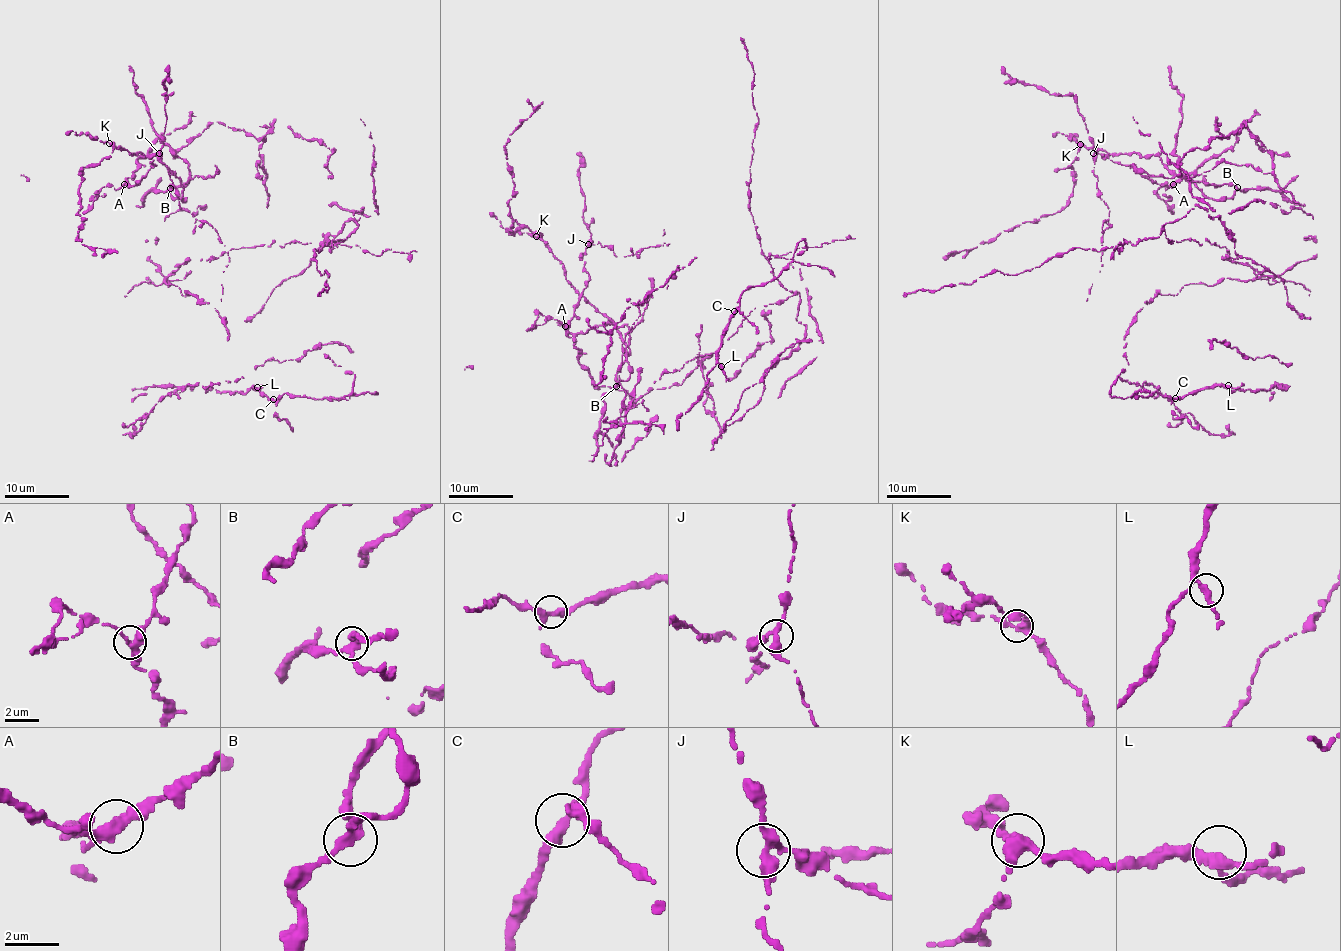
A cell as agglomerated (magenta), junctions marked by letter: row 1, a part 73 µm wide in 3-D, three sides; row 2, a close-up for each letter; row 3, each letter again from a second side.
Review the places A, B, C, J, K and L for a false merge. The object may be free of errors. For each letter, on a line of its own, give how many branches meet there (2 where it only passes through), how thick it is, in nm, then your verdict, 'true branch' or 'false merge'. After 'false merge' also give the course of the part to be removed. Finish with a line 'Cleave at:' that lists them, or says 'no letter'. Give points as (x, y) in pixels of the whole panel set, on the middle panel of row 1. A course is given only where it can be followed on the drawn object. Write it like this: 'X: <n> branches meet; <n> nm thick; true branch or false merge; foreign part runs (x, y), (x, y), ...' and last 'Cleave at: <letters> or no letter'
A: 3 branches meet; 300 nm thick; true branch
B: 3 branches meet; 320 nm thick; true branch
C: 3 branches meet; 320 nm thick; true branch
J: 3 branches meet; 320 nm thick; false merge
K: 3 branches meet; 320 nm thick; true branch
L: 3 branches meet; 280 nm thick; true branch
Cleave at: J

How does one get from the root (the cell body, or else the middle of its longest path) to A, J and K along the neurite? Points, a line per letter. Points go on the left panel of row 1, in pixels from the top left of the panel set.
A: (140, 159), (138, 168), (124, 184)
J: (140, 159), (138, 168), (127, 179), (131, 186), (155, 164), (150, 158), (160, 153)
K: (140, 159), (138, 168), (127, 179), (131, 186), (147, 174), (151, 163), (141, 153), (129, 153), (109, 143)

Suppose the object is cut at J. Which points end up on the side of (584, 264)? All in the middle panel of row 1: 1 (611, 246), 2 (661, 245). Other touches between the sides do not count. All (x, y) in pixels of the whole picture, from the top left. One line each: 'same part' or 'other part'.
1: other part
2: other part

